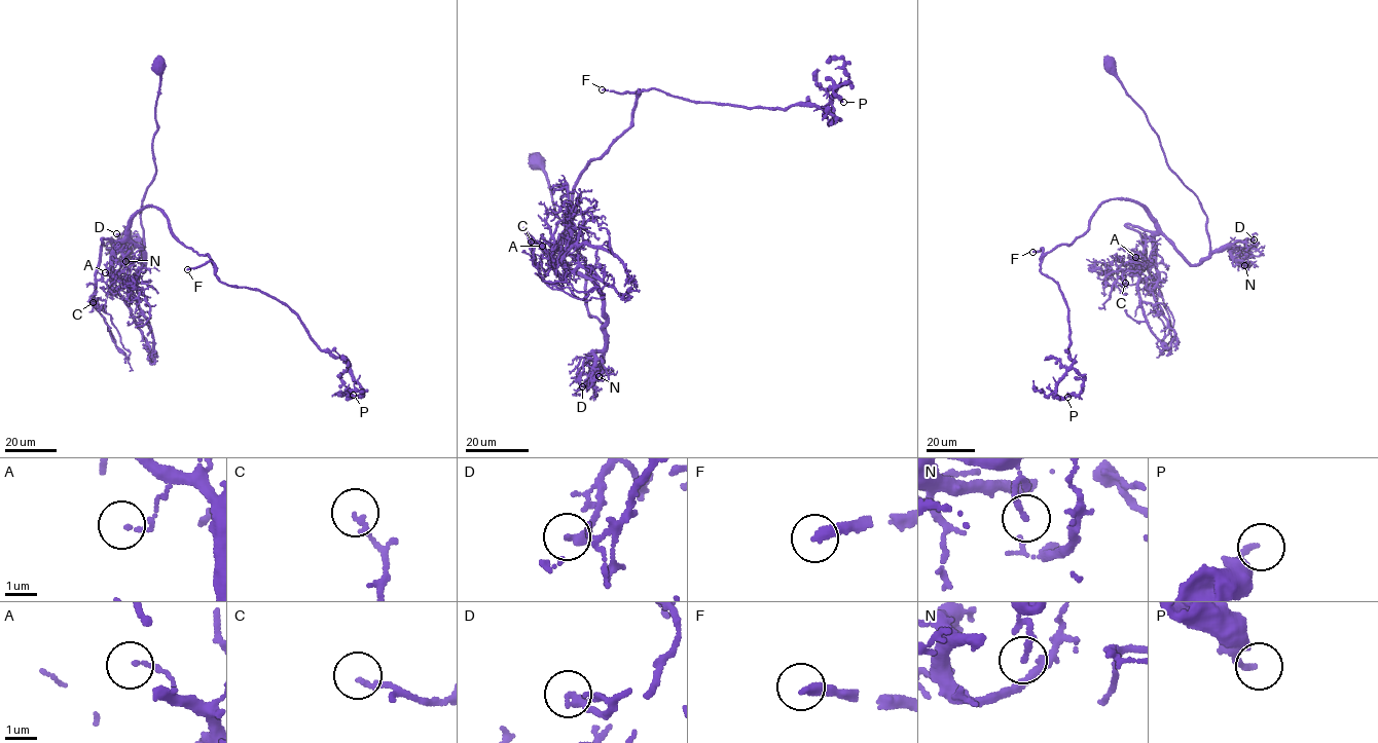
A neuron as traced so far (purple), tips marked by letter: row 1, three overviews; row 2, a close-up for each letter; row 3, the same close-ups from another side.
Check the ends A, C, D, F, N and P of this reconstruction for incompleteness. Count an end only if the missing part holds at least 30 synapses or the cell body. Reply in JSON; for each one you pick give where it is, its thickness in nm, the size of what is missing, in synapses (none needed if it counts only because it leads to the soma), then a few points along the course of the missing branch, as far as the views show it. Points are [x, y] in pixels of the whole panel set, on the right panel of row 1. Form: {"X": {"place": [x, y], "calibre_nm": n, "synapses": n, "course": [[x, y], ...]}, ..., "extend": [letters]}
{"F": {"place": [1032, 252], "calibre_nm": 320, "synapses": 300, "course": [[1032, 252], [1026, 260], [1030, 268], [1014, 312], [1002, 327], [1002, 347], [1008, 364], [992, 372], [974, 366]]}, "extend": ["F"]}

